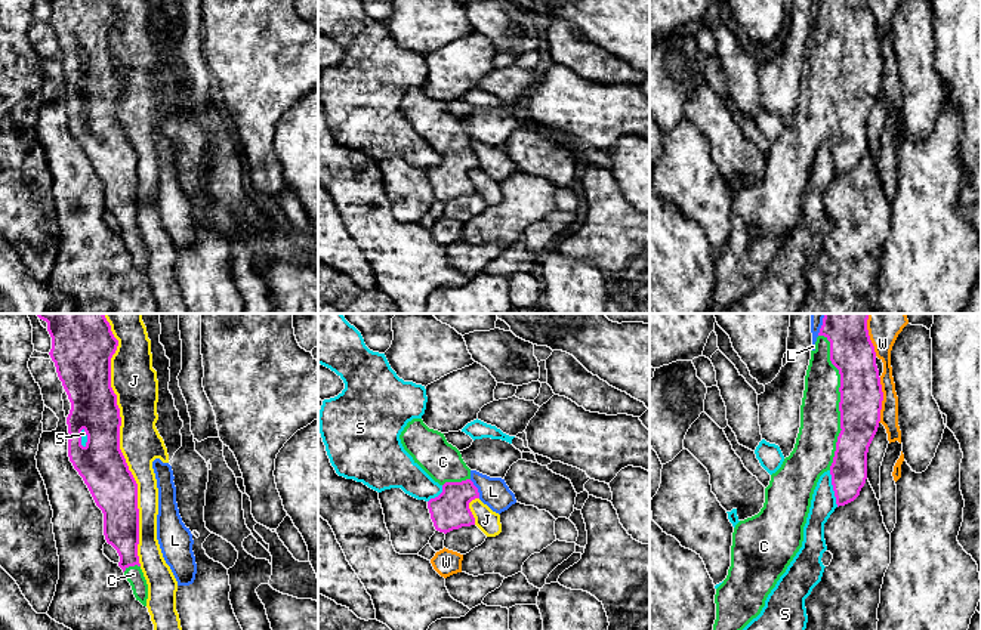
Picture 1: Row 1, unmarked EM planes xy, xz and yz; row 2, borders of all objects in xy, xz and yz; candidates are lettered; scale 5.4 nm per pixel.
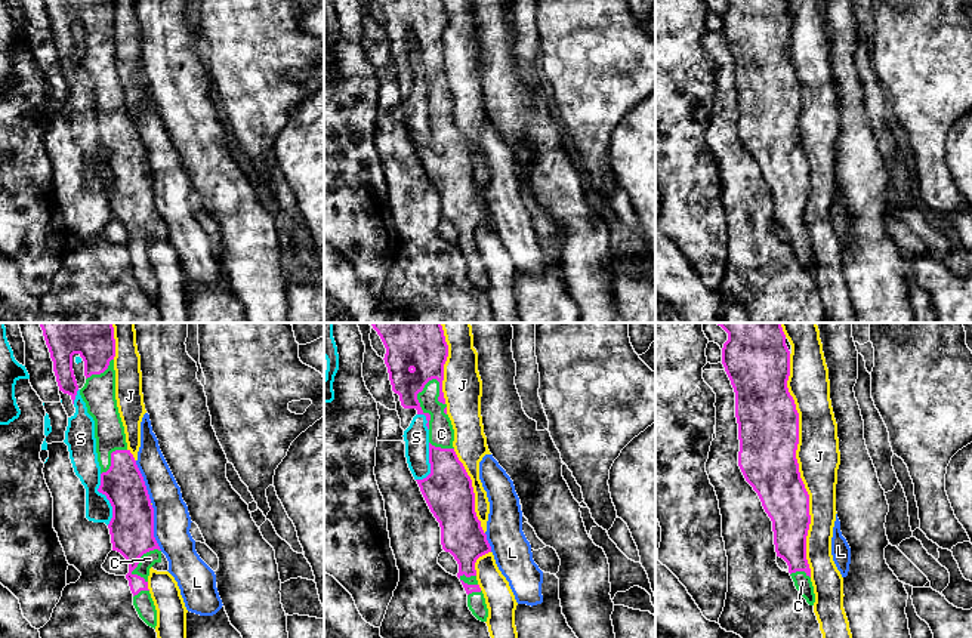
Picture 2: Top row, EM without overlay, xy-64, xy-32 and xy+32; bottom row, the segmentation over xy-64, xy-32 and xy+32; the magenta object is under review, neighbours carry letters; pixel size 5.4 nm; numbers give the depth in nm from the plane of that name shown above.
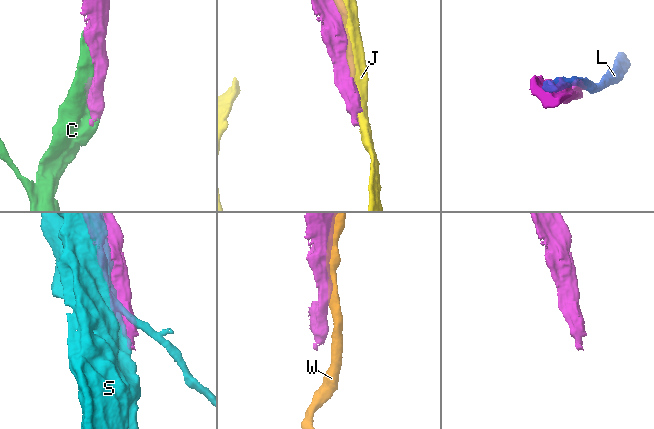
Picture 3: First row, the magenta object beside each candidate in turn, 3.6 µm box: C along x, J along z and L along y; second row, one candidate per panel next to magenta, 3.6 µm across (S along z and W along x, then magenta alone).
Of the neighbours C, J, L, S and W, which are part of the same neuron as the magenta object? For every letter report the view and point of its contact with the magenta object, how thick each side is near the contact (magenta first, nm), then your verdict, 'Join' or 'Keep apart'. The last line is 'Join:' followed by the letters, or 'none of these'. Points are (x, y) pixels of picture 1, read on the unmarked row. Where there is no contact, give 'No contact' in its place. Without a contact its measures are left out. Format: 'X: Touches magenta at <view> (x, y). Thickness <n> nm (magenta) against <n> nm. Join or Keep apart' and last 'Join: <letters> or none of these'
C: Touches magenta at yz (841, 70). Thickness 220 nm (magenta) against 220 nm. Join
J: Touches magenta at xy (119, 117). Thickness 260 nm (magenta) against 220 nm. Keep apart
L: Touches magenta at xz (477, 157). Thickness 220 nm (magenta) against 160 nm. Keep apart
S: Touches magenta at yz (833, 157). Thickness 200 nm (magenta) against 140 nm. Keep apart
W: Touches magenta at yz (882, 68). Thickness 220 nm (magenta) against 100 nm. Keep apart
Join: C

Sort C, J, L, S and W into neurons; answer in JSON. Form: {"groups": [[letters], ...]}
{"groups": [["C"], ["J"], ["L"], ["S"], ["W"]]}

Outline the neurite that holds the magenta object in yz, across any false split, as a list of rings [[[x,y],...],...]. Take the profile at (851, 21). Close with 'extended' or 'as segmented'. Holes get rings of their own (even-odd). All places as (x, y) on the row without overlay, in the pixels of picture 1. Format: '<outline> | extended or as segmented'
[[[820,0],[805,44],[795,117],[771,143],[761,180],[734,197],[731,235],[715,263],[713,312],[734,306],[761,282],[768,263],[802,216],[803,195],[820,145],[830,140],[837,176],[860,164],[867,148],[867,121],[879,96],[882,70],[876,21],[869,0]]] | extended

